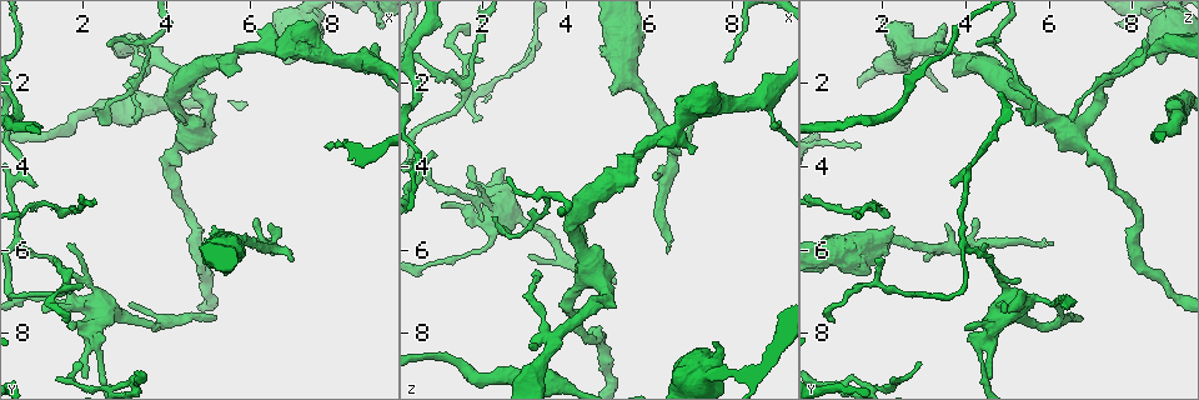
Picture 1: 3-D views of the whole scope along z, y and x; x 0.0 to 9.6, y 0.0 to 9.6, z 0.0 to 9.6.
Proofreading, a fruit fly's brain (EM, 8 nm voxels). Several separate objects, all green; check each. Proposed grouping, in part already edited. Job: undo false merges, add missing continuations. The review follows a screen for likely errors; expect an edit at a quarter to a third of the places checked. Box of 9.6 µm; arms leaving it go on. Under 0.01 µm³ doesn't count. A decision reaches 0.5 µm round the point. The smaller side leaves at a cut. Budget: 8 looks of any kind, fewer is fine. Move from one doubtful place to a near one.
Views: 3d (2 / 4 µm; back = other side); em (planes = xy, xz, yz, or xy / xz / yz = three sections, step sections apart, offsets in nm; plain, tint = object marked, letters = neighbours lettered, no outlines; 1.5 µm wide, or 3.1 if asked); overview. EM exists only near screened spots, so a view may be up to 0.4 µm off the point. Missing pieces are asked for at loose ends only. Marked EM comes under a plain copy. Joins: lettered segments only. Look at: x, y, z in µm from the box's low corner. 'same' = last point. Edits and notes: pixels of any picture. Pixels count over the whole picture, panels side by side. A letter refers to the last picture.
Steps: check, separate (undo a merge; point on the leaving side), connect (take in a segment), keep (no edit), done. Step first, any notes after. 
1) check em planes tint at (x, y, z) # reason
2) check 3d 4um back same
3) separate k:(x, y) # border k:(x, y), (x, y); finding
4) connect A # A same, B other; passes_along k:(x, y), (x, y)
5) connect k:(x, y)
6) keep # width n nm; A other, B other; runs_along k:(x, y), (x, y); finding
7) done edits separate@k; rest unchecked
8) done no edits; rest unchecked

check 3d 2um at (3.45, 1.15, 4.70) # arms part here

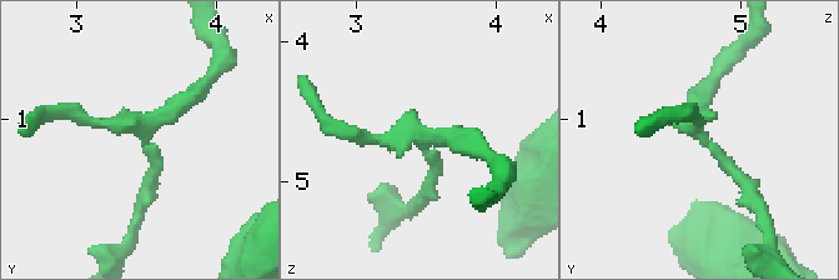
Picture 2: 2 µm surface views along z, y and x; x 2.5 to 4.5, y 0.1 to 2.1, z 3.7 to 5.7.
check em planes tint at (3.48, 1.06, 4.68)

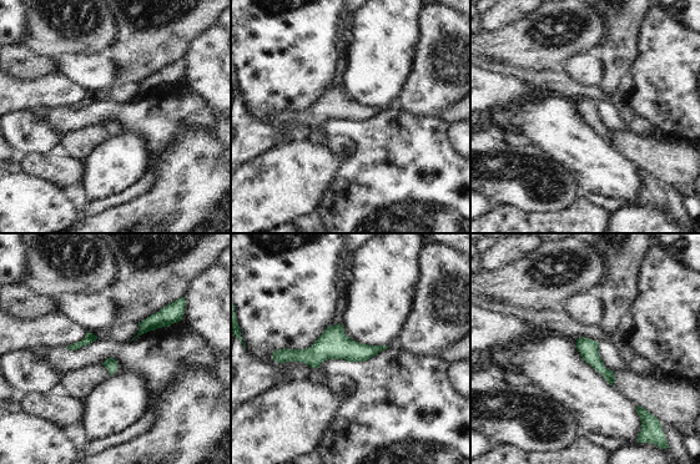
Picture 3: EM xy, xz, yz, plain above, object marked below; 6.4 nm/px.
check em planes letters same # see the neighbours

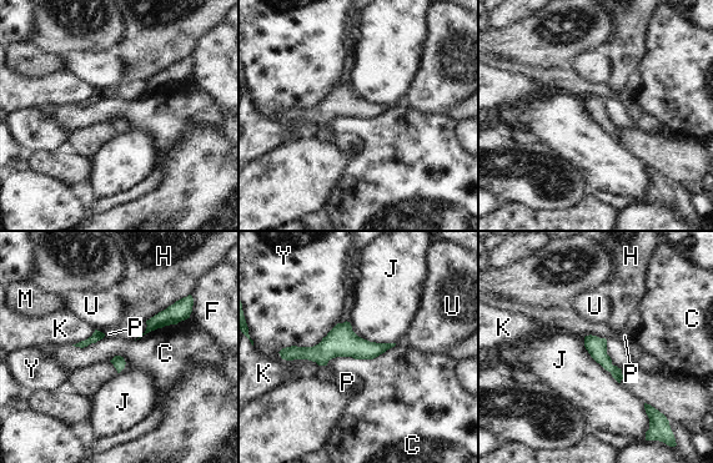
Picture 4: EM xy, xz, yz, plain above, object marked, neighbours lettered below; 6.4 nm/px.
keep # C other, F other, H other, J other, K other, M other, P other, U other, Y other; runs_along 4:(386, 346), (284, 355); all the same neuron

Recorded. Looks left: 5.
check 3d 2um at (3.65, 2.55, 9.15) # sudden change in width

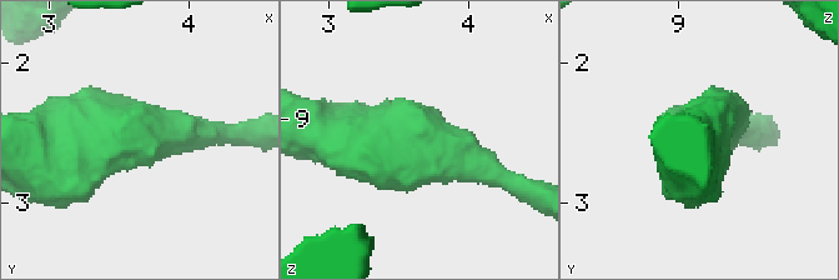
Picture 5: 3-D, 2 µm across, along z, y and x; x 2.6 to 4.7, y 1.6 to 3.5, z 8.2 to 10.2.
check em planes tint at (3.70, 2.52, 9.14) # arm_widths 170, 480 nm; shape alone is not enough

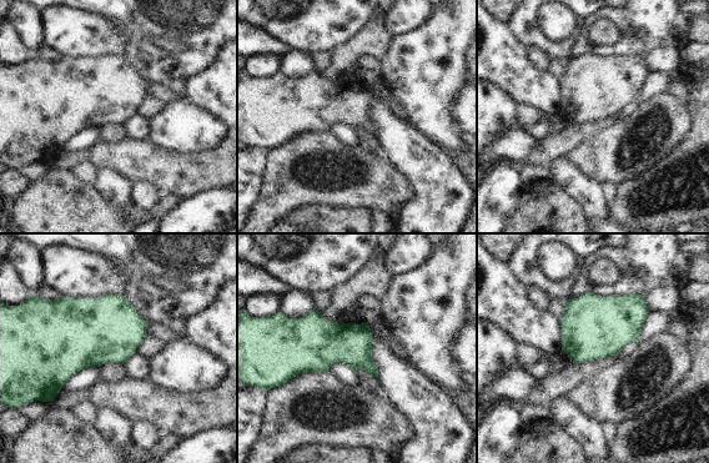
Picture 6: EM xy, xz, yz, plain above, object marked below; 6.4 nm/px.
check em planes letters same # what lies round it

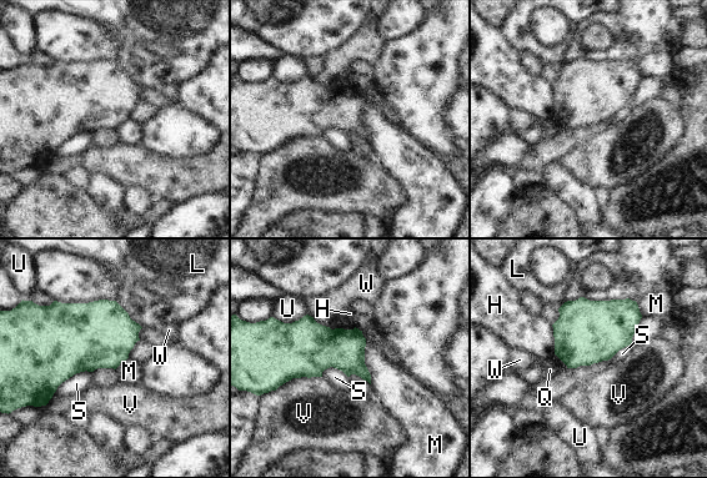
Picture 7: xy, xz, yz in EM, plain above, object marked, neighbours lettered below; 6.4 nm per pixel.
keep # width 400 nm; H other, L other, M other, Q other, S other, U other, V other, W other; border 7:(91, 371), (74, 373), (53, 395); continuous, no second neuron

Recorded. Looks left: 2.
done no edits; rest unchecked

